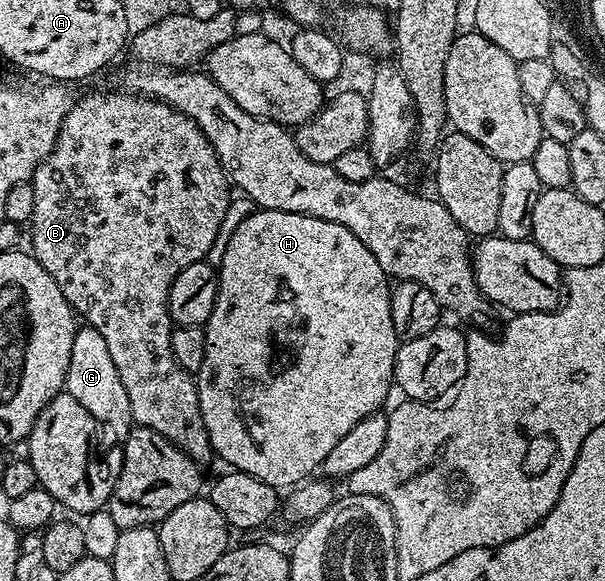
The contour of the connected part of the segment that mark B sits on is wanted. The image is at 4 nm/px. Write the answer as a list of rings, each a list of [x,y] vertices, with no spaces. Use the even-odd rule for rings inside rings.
[[[122,91],[123,93],[87,93],[83,98],[76,100],[72,104],[70,111],[65,115],[61,131],[55,140],[55,146],[50,155],[45,158],[38,167],[35,168],[35,174],[31,176],[30,183],[33,187],[33,215],[29,222],[29,230],[31,229],[31,246],[30,252],[41,263],[41,267],[45,267],[45,271],[49,271],[49,275],[53,275],[53,279],[57,283],[57,287],[61,287],[61,295],[65,295],[65,299],[71,304],[72,309],[80,318],[83,317],[90,328],[101,331],[101,336],[105,338],[105,344],[109,347],[109,355],[113,355],[113,363],[117,363],[117,375],[121,375],[121,383],[125,383],[125,395],[129,395],[129,403],[131,404],[131,419],[136,426],[152,429],[161,434],[165,439],[169,439],[181,451],[193,458],[194,461],[200,463],[206,462],[206,457],[212,456],[211,444],[209,443],[209,435],[205,431],[205,419],[201,419],[201,407],[199,406],[199,392],[195,386],[195,377],[192,374],[186,373],[177,363],[177,359],[173,359],[173,347],[171,346],[171,330],[173,322],[171,320],[171,312],[167,304],[169,303],[169,291],[173,287],[173,279],[177,279],[177,275],[181,275],[181,271],[185,271],[185,267],[189,267],[189,263],[197,263],[204,260],[209,251],[209,247],[213,247],[213,239],[217,239],[218,228],[221,227],[221,221],[225,217],[226,208],[229,207],[230,201],[233,198],[232,190],[229,188],[227,174],[223,172],[221,163],[217,159],[215,149],[209,143],[209,139],[205,139],[205,135],[197,127],[197,123],[193,123],[193,119],[189,119],[189,115],[185,115],[181,111],[177,111],[166,101],[155,101],[151,97],[144,97],[138,93],[130,91]]]

